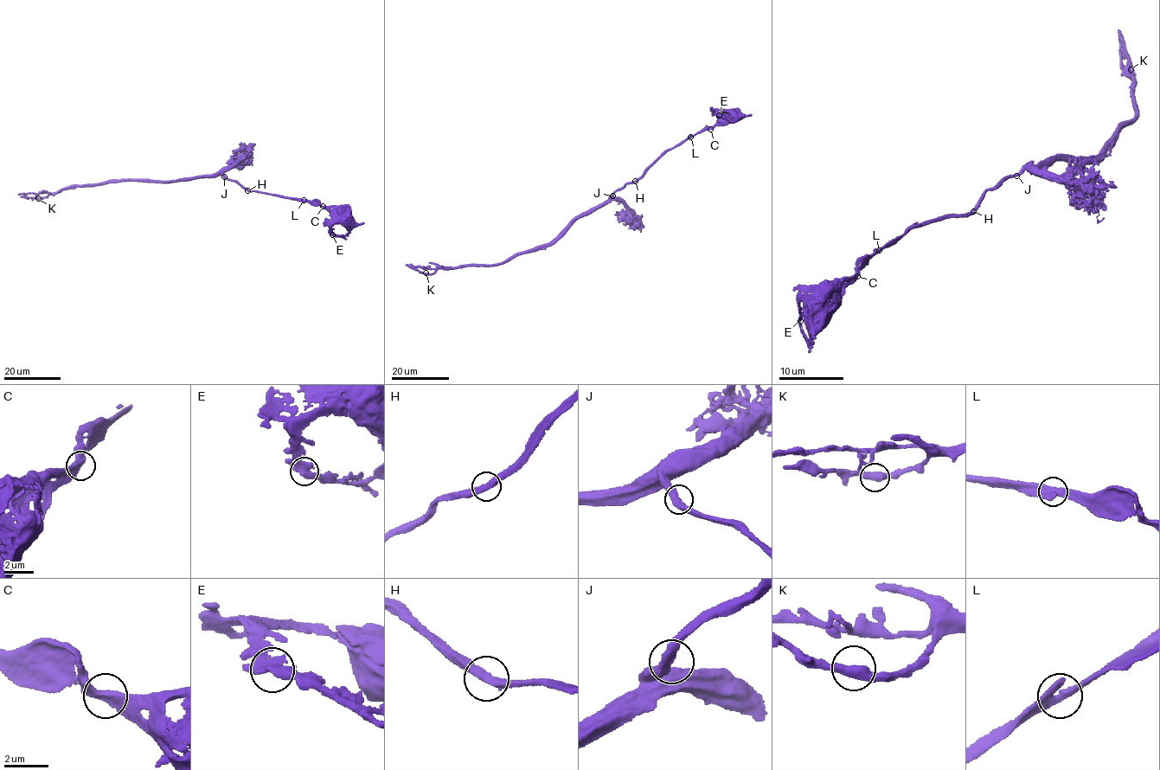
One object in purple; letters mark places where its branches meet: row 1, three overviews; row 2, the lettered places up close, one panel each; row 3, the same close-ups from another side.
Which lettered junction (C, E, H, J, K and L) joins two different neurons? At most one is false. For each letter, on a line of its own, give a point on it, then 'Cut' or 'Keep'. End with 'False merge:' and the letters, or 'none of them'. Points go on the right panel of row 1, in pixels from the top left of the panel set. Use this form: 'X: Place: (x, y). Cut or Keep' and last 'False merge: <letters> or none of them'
C: Place: (857, 276). Keep
E: Place: (800, 321). Keep
H: Place: (973, 211). Keep
J: Place: (1016, 176). Keep
K: Place: (1131, 69). Keep
L: Place: (879, 250). Keep
False merge: none of them

